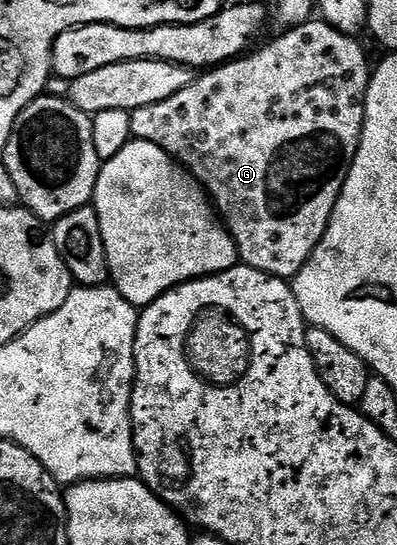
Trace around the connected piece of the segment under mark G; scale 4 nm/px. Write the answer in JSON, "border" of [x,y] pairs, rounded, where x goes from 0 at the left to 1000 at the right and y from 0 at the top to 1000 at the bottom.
{"border":[[[809,37],[766,40],[758,48],[710,59],[703,70],[685,72],[650,94],[642,90],[617,103],[592,106],[587,114],[501,134],[489,150],[474,154],[474,161],[443,169],[443,176],[423,176],[423,183],[403,183],[403,191],[363,191],[363,198],[325,204],[335,251],[350,261],[393,264],[486,319],[489,328],[519,350],[569,420],[589,435],[602,475],[622,488],[683,503],[688,510],[738,514],[756,492],[766,492],[826,418],[831,398],[846,382],[846,367],[866,345],[882,303],[902,277],[912,255],[912,229],[922,218],[922,171],[937,134],[937,114],[922,108],[922,92],[902,75],[899,68],[856,59]]]}

